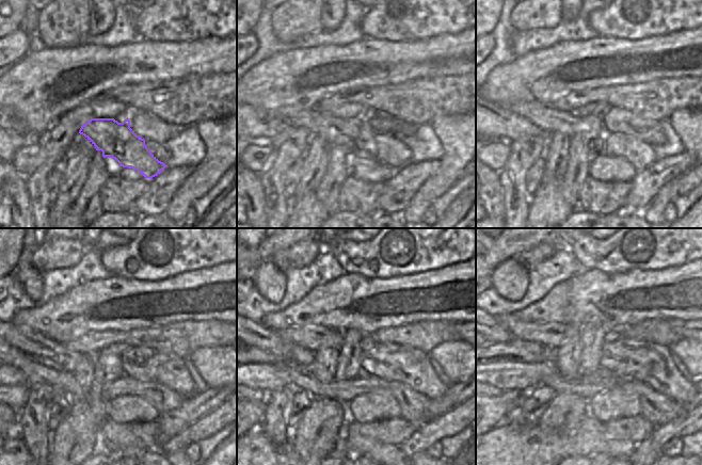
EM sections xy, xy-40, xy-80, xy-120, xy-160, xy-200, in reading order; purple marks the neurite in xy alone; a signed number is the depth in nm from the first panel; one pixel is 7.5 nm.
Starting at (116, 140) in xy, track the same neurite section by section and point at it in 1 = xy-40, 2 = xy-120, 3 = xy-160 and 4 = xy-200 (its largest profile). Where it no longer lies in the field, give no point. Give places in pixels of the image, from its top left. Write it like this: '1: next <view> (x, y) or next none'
1: next xy-40 (353, 135)
2: next xy-120 (30, 341)
3: next xy-160 (258, 335)
4: next xy-200 (497, 334)

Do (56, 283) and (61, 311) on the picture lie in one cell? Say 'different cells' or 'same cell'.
different cells

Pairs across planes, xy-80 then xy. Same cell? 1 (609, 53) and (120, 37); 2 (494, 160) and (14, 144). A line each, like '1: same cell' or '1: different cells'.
1: different cells
2: different cells

